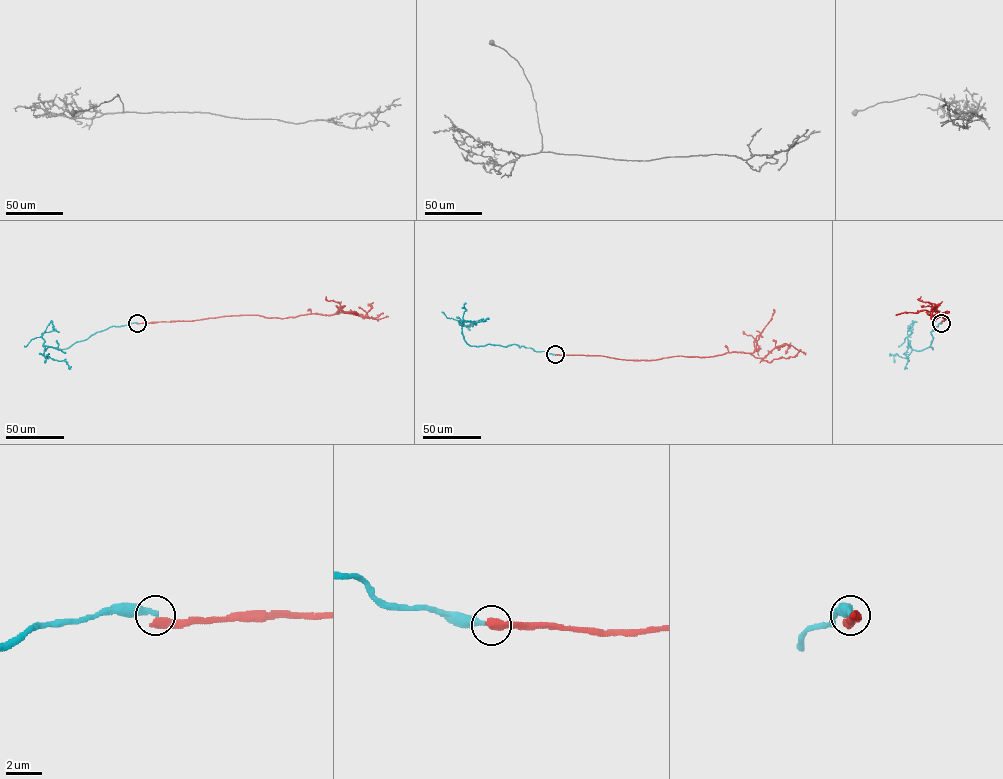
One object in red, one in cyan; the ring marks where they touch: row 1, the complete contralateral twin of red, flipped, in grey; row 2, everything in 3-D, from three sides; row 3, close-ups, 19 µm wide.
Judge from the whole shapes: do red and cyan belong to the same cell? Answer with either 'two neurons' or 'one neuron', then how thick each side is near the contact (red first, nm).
two neurons | 500/320 nm

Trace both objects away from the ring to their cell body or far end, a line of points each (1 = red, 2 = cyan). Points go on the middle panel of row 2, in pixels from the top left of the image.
1: (555, 354), (656, 360), (740, 352), (764, 358), (776, 347), (787, 344), (805, 354)
2: (555, 354), (513, 344), (469, 345), (459, 321), (462, 326), (471, 322), (468, 326)

